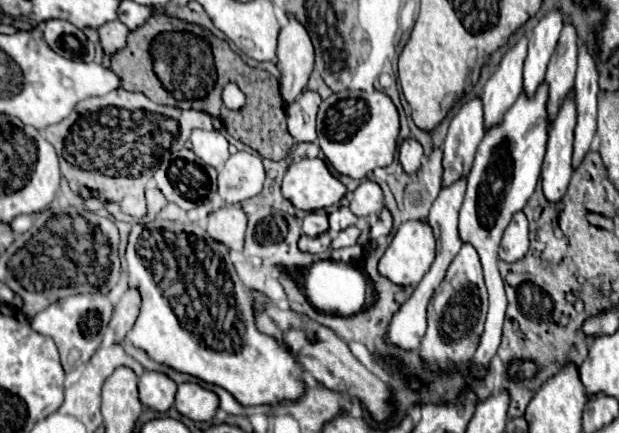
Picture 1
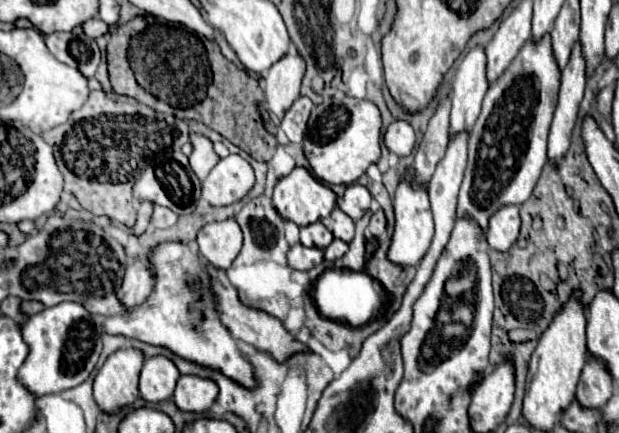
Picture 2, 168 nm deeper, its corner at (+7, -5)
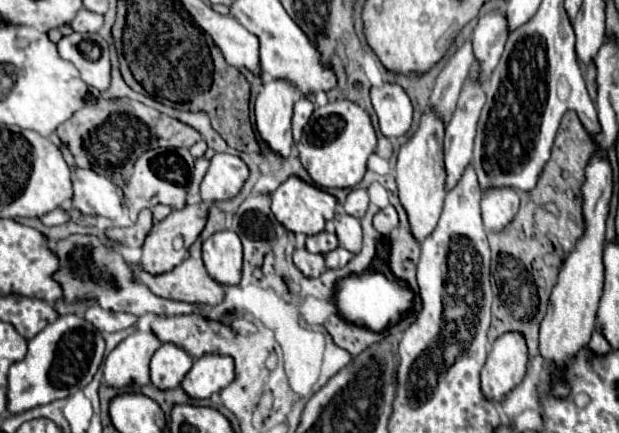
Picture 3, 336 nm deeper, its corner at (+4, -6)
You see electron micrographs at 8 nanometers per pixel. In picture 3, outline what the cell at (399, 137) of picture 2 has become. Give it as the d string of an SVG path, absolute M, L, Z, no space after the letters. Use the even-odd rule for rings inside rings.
M384 83L382 87L372 87L370 99L372 99L372 107L376 111L382 135L402 137L410 129L410 125L412 125L412 103L410 103L406 91L398 83Z

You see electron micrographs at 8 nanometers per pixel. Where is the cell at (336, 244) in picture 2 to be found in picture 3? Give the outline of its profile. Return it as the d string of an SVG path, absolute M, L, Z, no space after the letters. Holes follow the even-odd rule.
M340 245L340 247L336 247L334 251L326 253L324 257L326 257L326 267L328 267L328 269L342 269L354 255Z

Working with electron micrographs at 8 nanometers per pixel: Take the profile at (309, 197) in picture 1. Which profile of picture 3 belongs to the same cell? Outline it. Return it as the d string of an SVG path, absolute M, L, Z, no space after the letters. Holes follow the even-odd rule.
M288 177L272 195L272 213L288 231L316 235L316 233L324 231L326 221L334 219L336 203L338 203L336 197L332 197L330 193L326 193L314 185L308 185L298 177Z

